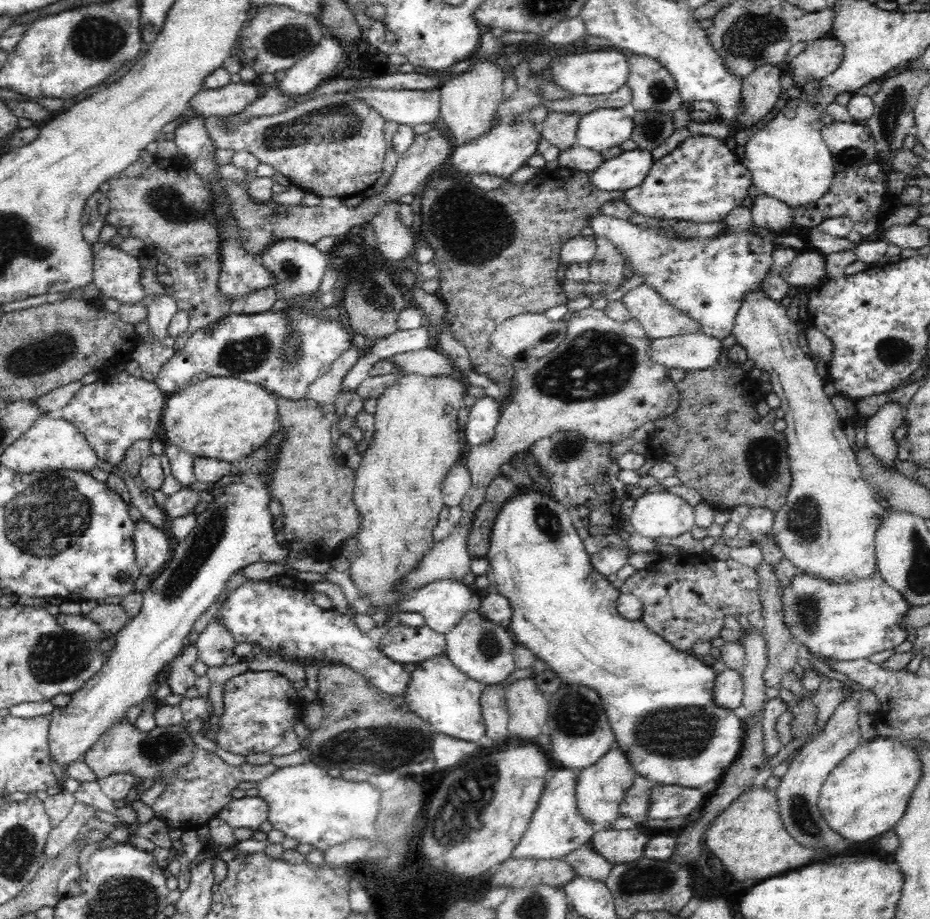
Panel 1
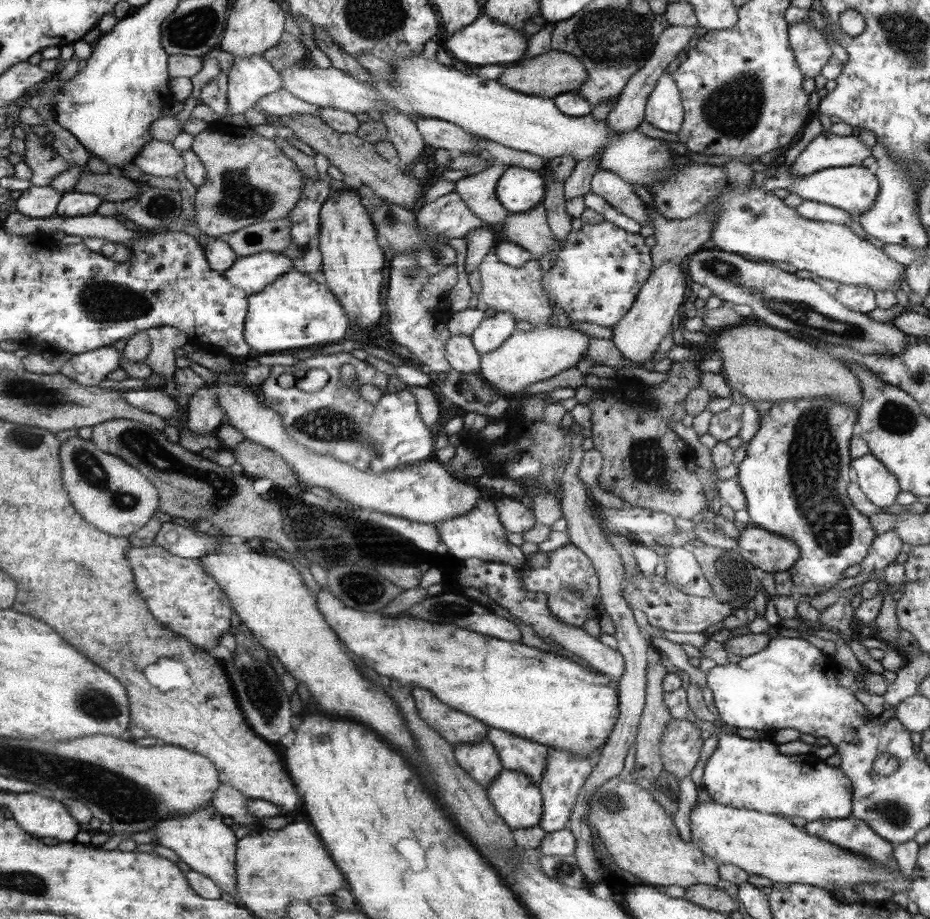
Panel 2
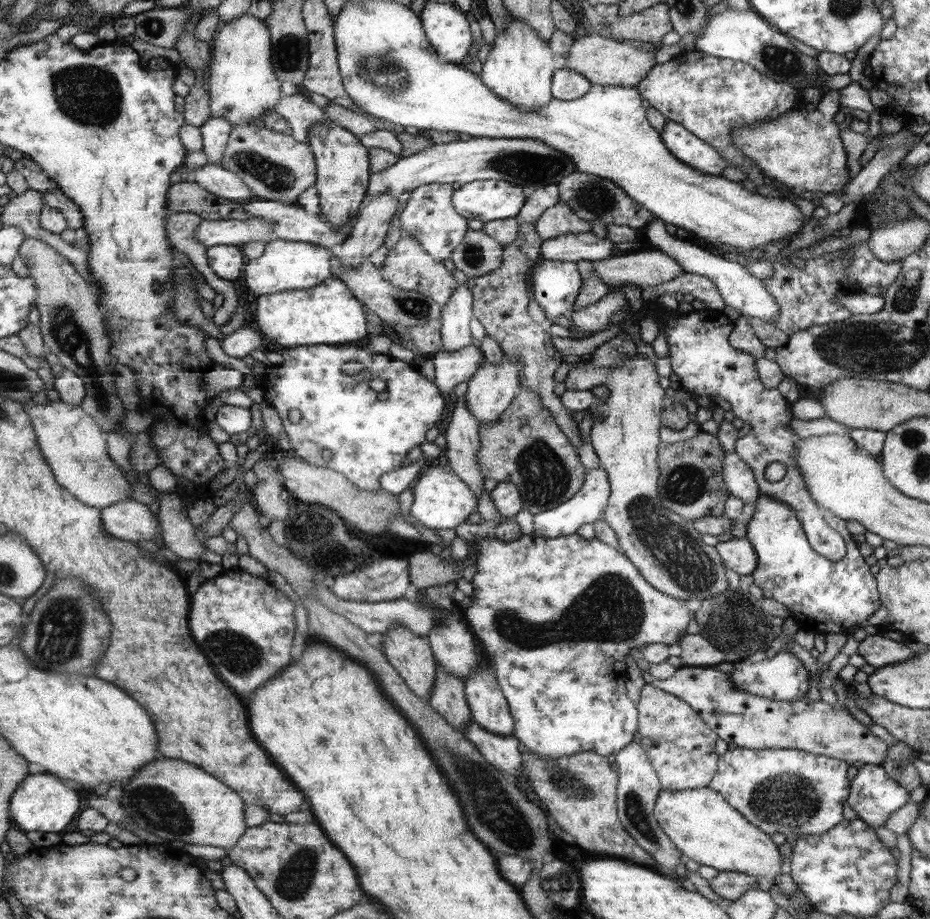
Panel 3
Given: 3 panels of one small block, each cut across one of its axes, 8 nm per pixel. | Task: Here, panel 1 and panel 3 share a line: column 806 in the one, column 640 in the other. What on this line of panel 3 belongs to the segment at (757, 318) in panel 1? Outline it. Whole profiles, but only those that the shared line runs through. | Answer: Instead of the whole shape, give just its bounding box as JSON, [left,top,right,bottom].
[564,354,729,601]

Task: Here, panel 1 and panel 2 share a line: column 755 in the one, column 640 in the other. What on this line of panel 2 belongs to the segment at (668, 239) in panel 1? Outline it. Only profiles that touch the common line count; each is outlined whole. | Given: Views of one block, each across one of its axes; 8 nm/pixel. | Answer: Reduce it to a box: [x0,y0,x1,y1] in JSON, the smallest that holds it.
[543,221,652,329]

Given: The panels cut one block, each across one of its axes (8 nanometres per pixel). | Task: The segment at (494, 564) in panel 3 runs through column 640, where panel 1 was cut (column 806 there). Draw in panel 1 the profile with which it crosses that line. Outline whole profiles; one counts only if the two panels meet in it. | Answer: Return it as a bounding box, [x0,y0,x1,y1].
[781,571,913,662]

